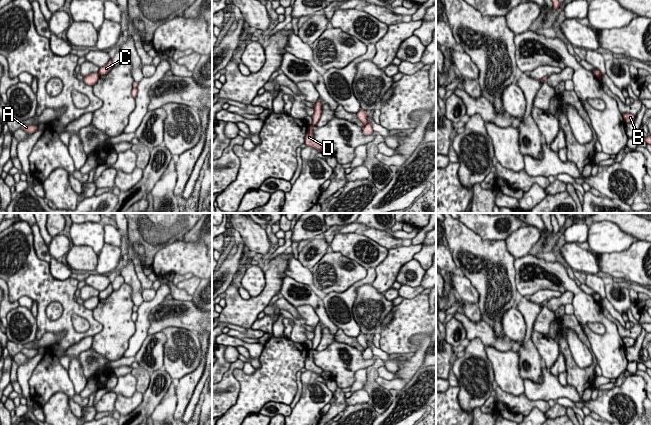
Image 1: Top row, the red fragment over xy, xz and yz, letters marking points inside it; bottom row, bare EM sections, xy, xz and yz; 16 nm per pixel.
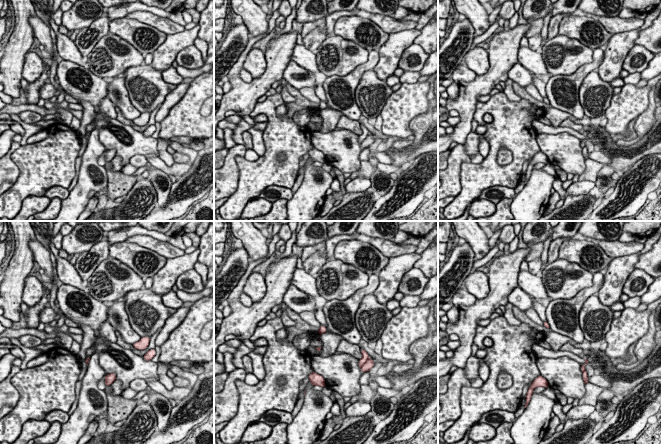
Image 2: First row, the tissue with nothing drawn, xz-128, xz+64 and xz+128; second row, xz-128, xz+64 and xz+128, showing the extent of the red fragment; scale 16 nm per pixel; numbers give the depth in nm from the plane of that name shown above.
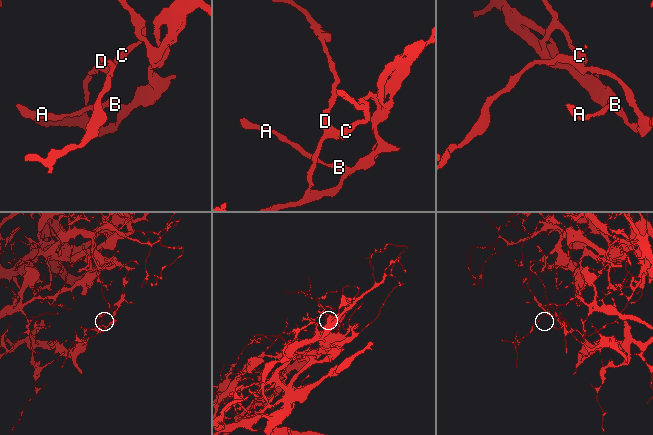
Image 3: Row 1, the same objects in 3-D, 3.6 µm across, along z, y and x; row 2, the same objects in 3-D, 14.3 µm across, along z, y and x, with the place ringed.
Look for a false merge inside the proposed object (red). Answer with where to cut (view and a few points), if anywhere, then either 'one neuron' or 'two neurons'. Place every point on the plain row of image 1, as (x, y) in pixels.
cut xz (368, 346), (362, 352); two neurons

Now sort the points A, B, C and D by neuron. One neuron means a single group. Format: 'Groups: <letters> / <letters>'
Groups: A B D / C

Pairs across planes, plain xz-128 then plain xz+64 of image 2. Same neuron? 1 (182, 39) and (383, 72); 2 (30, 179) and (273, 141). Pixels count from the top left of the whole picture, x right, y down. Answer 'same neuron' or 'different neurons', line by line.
1: same neuron
2: same neuron

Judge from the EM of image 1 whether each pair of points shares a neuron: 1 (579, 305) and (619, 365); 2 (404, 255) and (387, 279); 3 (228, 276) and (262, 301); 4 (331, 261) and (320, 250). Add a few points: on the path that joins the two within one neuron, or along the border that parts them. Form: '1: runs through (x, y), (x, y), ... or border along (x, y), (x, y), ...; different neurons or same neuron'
1: runs through (596, 316), (601, 318), (611, 328), (611, 348); same neuron
2: runs through (398, 261), (387, 273); same neuron
3: border along (234, 278), (224, 292); different neurons
4: border along (329, 249), (311, 269); different neurons

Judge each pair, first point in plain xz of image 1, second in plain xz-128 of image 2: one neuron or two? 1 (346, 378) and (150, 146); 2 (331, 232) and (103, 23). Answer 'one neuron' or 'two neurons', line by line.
1: one neuron
2: two neurons

